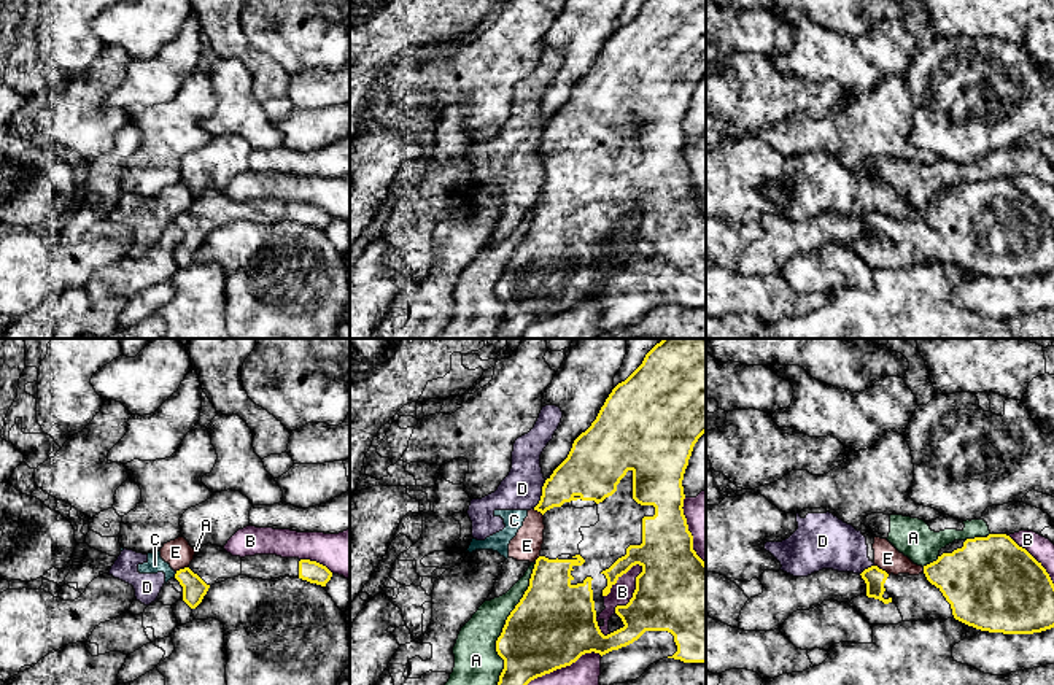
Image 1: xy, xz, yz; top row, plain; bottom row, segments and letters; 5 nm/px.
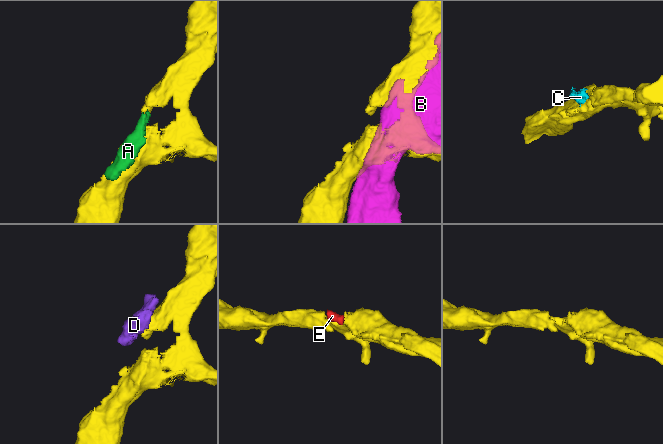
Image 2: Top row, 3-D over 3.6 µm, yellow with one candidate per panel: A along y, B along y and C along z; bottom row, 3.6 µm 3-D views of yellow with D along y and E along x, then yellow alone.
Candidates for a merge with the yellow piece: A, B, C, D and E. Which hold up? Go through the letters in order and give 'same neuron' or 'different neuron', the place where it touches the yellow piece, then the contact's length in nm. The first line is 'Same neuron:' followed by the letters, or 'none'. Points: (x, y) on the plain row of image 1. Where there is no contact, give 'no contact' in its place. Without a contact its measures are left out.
Same neuron: none
A: different neuron | xz (504, 270) | 700 nm
B: different neuron | xz (633, 237) | 300 nm
C: different neuron | xy (175, 218) | 30 nm
D: different neuron | xz (542, 139) | 160 nm
E: different neuron | yz (881, 213) | 90 nm

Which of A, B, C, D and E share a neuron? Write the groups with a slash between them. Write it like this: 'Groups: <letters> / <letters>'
Groups: A / B / C D E

